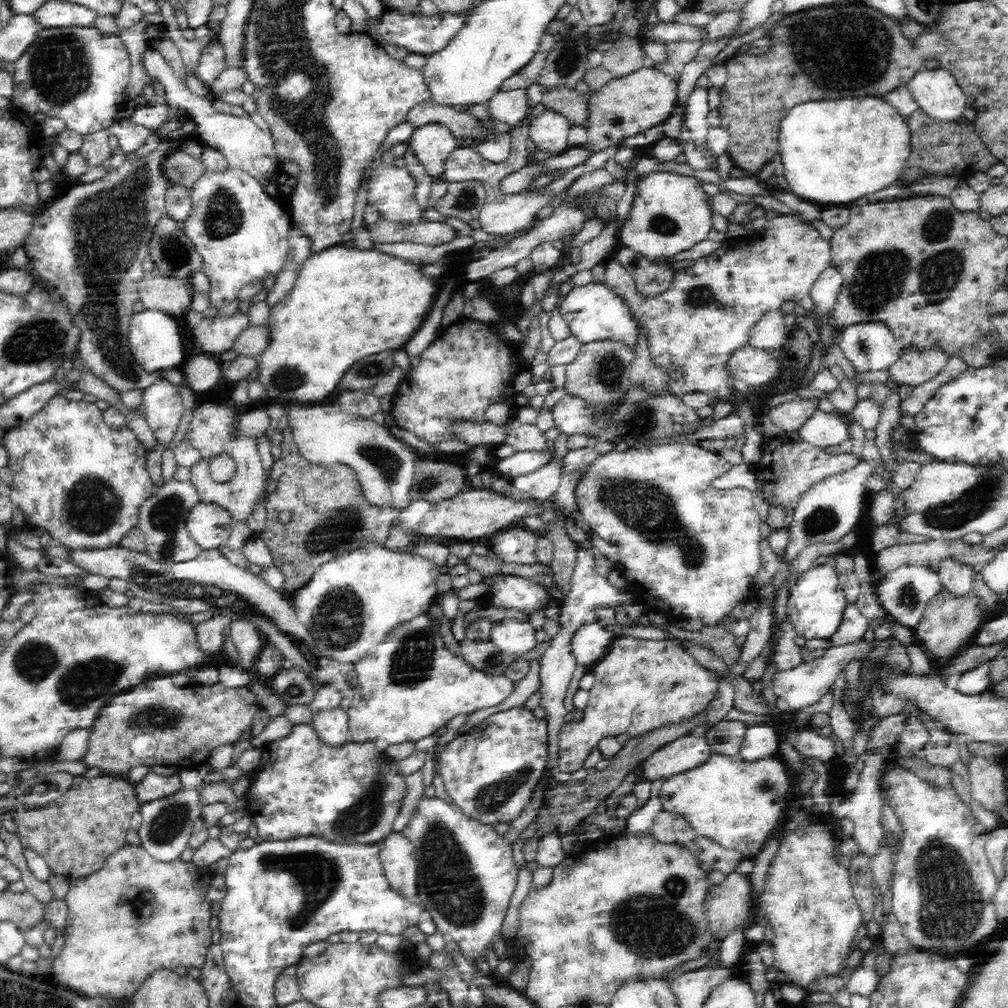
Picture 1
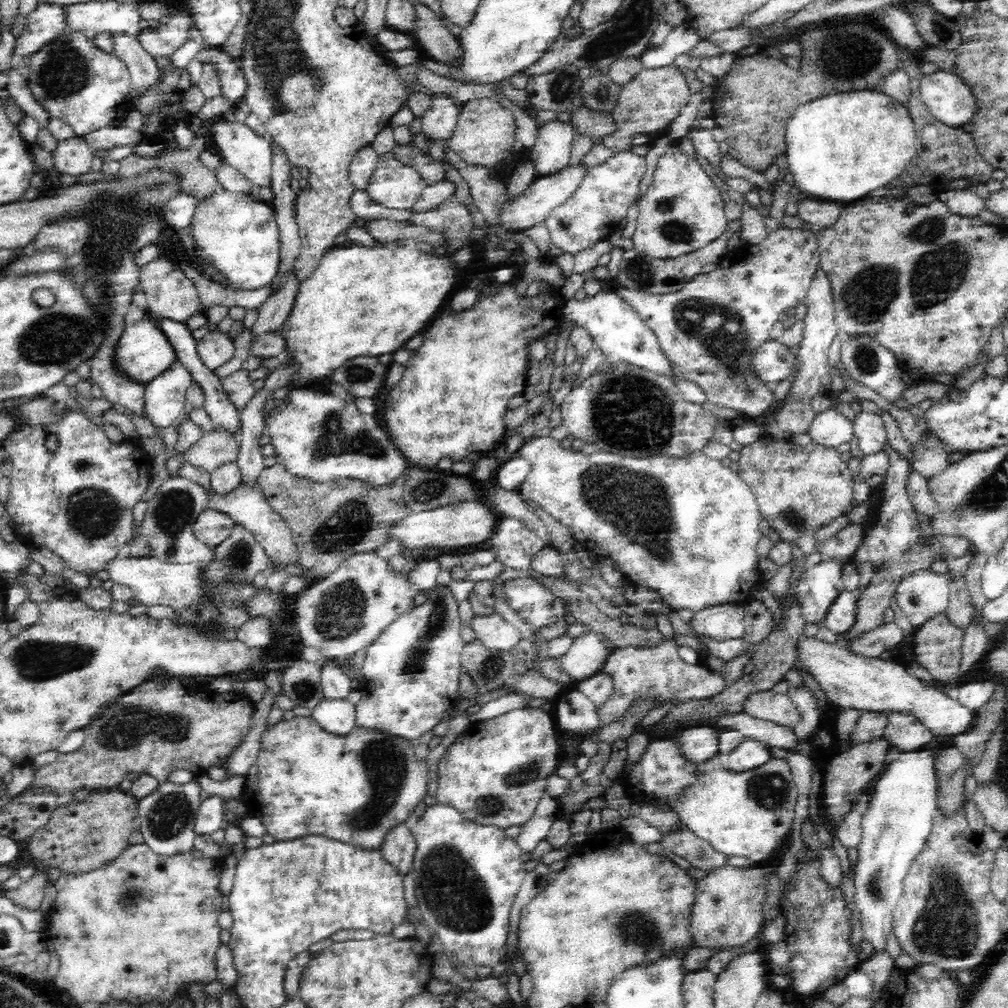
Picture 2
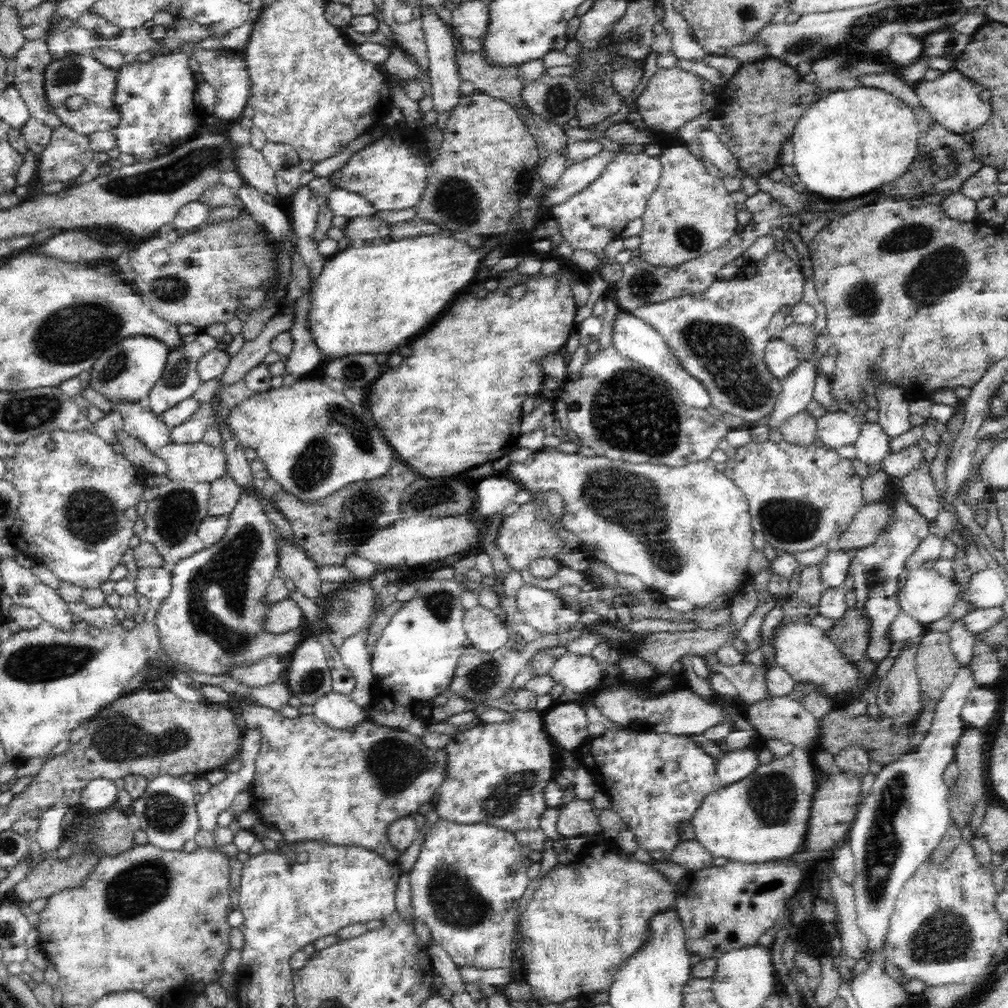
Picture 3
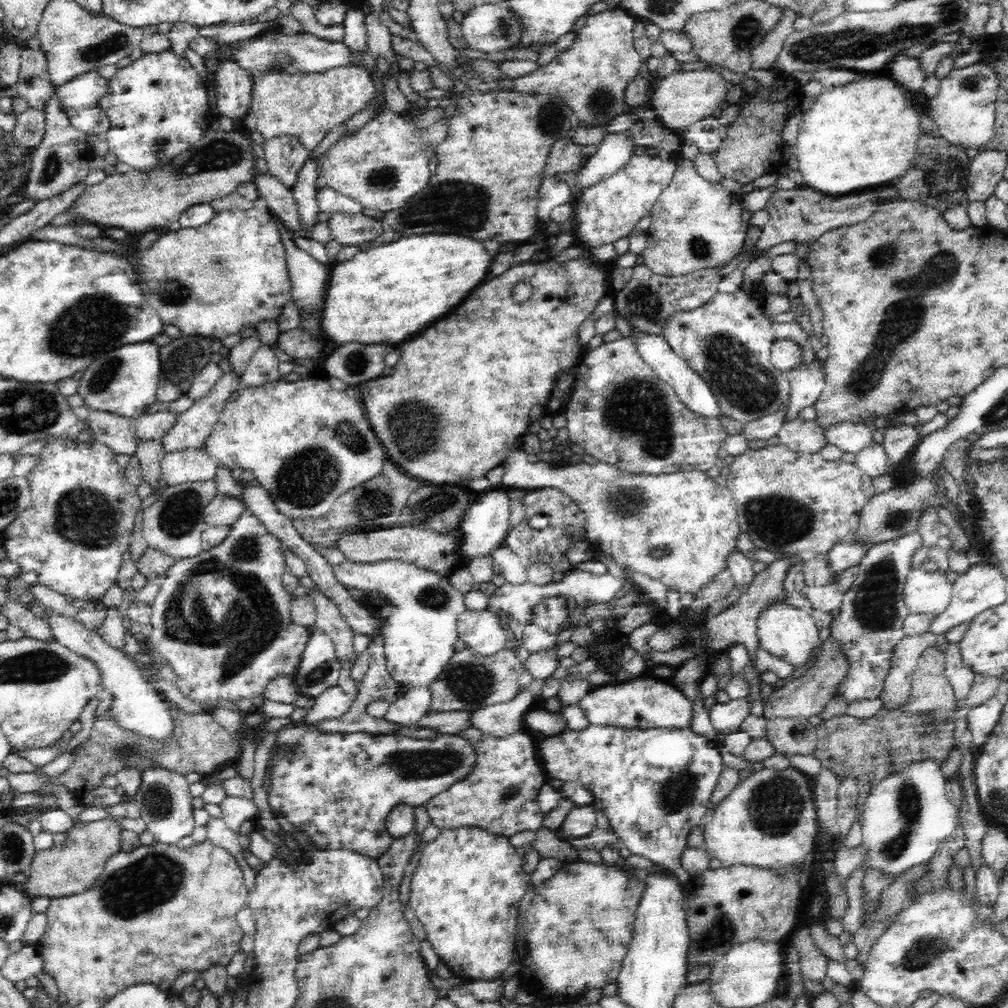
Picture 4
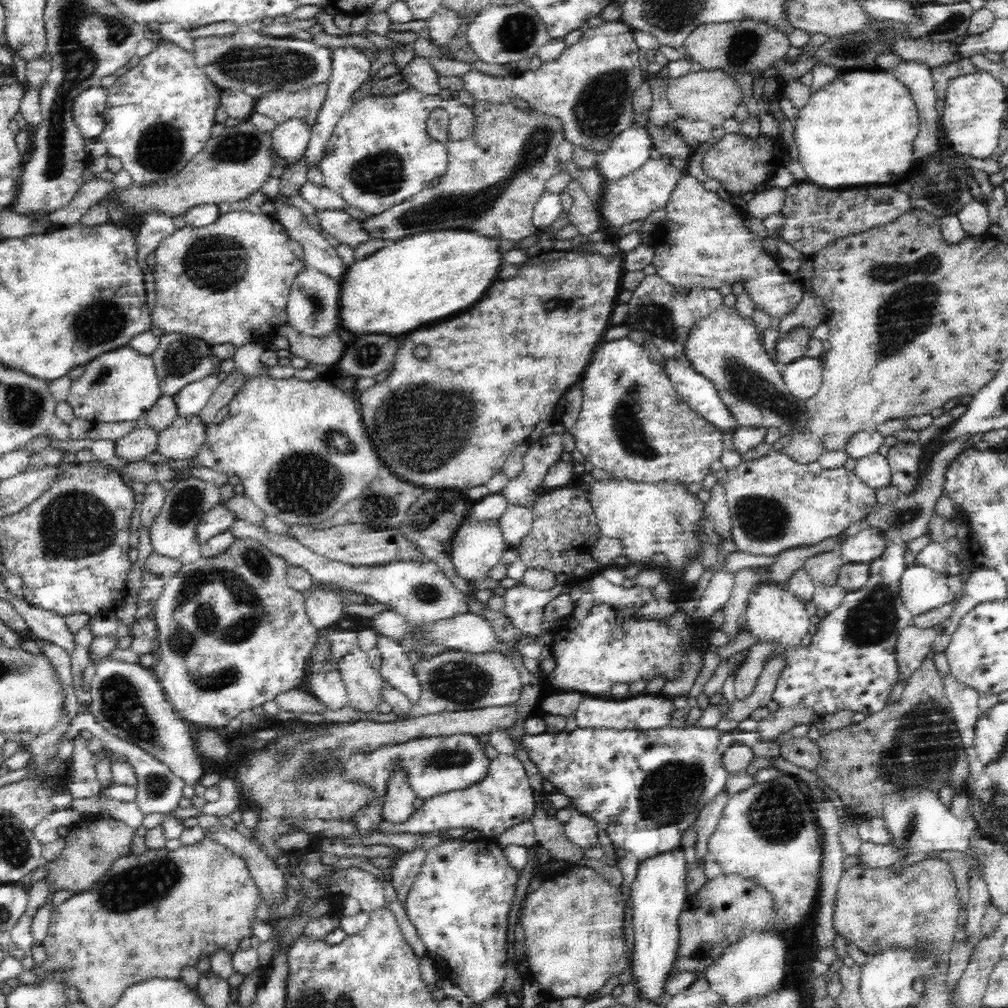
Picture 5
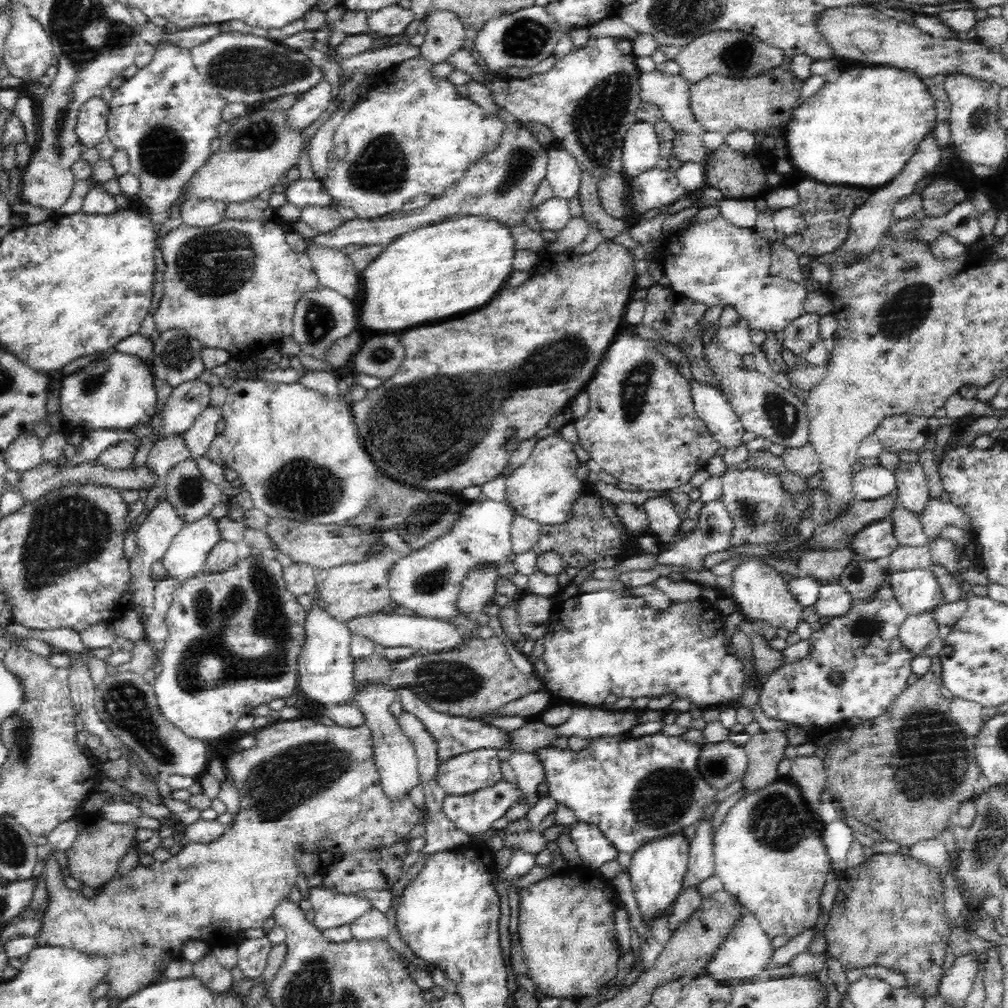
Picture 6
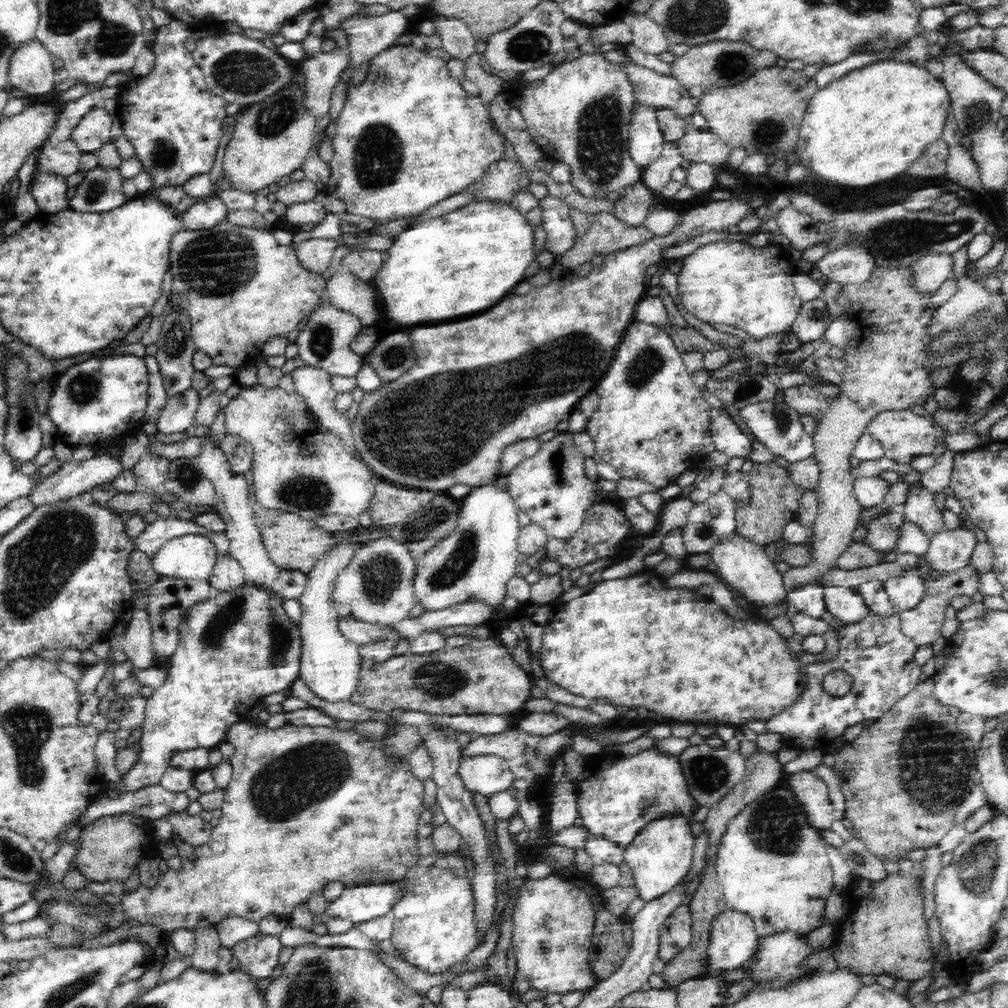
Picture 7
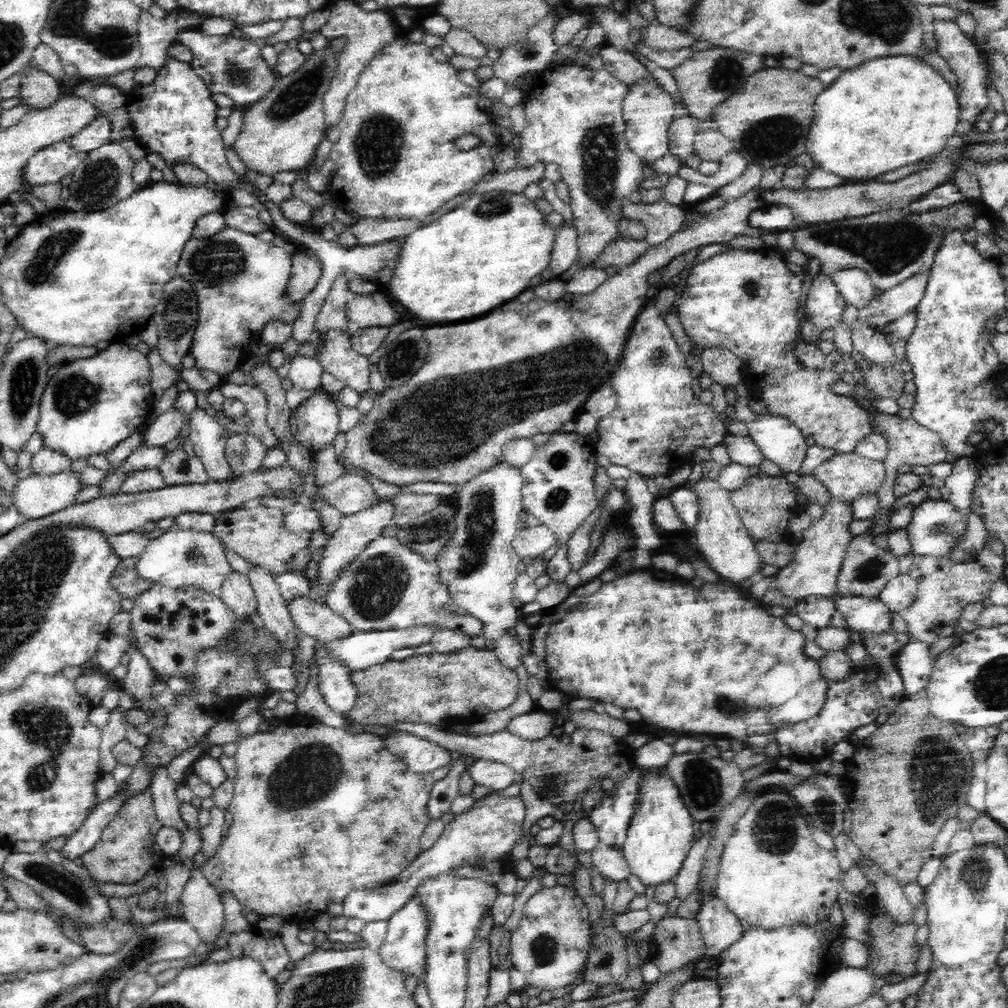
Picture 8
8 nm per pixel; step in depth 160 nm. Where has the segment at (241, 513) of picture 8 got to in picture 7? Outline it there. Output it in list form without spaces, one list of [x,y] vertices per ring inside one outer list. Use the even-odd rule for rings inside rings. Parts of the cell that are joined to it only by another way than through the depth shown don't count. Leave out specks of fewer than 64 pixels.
[[[255,507],[254,519],[268,557],[280,570],[300,570],[308,574],[328,550],[334,550],[339,545],[333,532],[327,532],[316,526],[312,520],[305,520],[296,514]]]

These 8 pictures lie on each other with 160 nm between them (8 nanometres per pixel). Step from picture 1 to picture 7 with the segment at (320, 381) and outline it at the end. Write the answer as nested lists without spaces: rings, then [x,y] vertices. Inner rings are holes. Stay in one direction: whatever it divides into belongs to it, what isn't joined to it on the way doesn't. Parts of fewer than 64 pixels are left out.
[[[475,201],[442,218],[418,220],[394,238],[387,250],[388,258],[373,278],[378,298],[384,304],[383,316],[396,324],[420,326],[472,316],[496,306],[504,294],[510,294],[518,282],[527,278],[525,268],[536,258],[534,234],[535,228],[526,221],[526,216],[504,201]]]

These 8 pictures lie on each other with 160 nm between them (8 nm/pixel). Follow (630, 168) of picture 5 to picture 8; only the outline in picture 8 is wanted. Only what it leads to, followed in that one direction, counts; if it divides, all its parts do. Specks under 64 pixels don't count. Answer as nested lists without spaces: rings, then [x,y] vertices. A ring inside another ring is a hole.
[[[651,76],[644,78],[642,82],[630,84],[627,90],[628,96],[624,98],[622,106],[622,115],[626,121],[626,140],[630,149],[642,161],[652,164],[669,153],[669,126],[672,120],[679,115],[679,106],[672,100],[672,96]]]

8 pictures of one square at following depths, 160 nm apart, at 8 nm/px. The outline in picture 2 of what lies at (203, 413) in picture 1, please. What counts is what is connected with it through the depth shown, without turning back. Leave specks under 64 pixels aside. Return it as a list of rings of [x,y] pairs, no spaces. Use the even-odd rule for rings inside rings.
[[[257,482],[252,486],[238,484],[238,488],[232,490],[230,494],[214,494],[210,491],[208,492],[208,504],[209,509],[228,514],[236,524],[250,530],[274,565],[292,566],[297,564],[298,551],[293,543],[293,535],[289,531],[288,524],[273,512]]]

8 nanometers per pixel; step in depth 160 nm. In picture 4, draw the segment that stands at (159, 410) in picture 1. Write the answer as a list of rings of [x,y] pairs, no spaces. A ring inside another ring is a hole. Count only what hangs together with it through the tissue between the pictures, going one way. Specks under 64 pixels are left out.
[[[181,335],[159,348],[162,372],[156,400],[174,402],[187,394],[198,371],[210,362],[210,345],[209,338]]]

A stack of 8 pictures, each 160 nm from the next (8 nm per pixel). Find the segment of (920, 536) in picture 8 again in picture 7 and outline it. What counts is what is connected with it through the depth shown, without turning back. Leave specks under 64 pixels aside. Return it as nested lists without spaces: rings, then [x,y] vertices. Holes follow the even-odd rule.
[[[918,481],[910,484],[908,498],[904,502],[905,520],[920,527],[928,538],[946,531],[943,511],[934,498],[934,493],[926,490]]]

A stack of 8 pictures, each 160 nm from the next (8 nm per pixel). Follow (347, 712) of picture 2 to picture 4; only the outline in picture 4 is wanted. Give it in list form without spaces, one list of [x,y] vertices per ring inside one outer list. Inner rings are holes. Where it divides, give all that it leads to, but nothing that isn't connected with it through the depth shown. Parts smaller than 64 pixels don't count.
[[[334,685],[314,697],[313,707],[301,720],[299,725],[317,724],[323,720],[337,719],[344,716],[352,706],[353,700],[339,686]]]

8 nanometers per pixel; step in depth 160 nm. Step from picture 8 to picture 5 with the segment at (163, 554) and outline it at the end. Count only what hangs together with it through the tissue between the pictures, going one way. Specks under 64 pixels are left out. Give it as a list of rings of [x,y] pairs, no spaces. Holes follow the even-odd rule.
[[[214,505],[209,512],[202,515],[200,524],[196,528],[195,540],[198,546],[204,546],[214,536],[229,531],[235,525],[237,516],[226,505]]]

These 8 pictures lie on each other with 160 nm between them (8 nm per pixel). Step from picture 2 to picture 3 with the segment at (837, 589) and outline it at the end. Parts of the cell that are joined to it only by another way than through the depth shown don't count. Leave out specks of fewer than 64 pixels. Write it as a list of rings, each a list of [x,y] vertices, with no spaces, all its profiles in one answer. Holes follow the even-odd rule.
[[[833,547],[819,564],[822,586],[828,589],[841,587],[848,578],[848,570],[857,550],[840,550]]]

